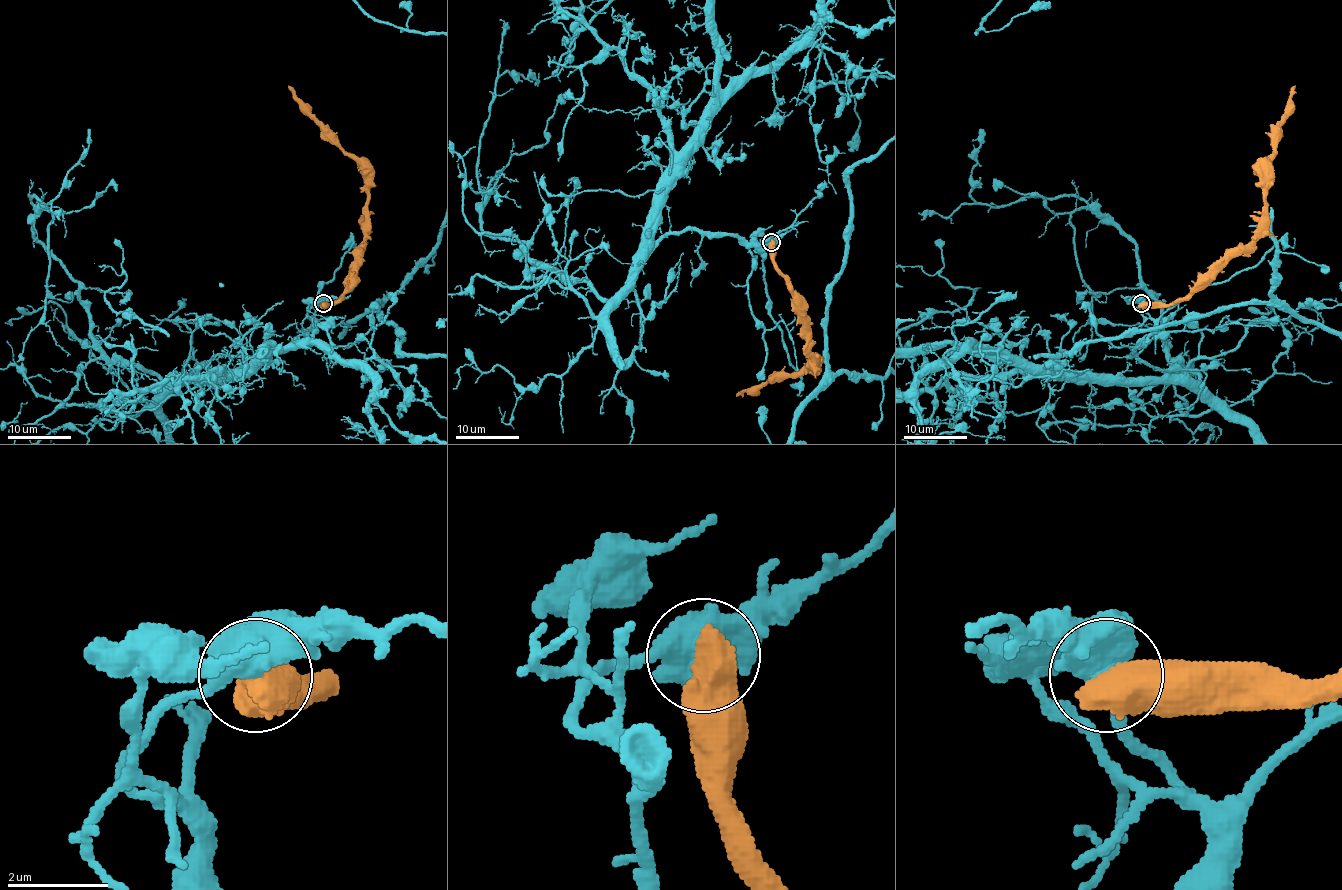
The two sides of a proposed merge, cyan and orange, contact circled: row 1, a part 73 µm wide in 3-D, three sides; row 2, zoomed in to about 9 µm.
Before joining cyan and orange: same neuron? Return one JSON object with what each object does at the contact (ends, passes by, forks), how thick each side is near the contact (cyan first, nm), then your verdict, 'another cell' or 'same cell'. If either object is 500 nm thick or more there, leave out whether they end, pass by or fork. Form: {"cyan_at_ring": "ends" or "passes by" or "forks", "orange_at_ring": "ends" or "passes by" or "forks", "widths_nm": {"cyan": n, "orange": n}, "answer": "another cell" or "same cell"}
{"widths_nm": {"cyan": 650, "orange": 750}, "answer": "another cell"}

